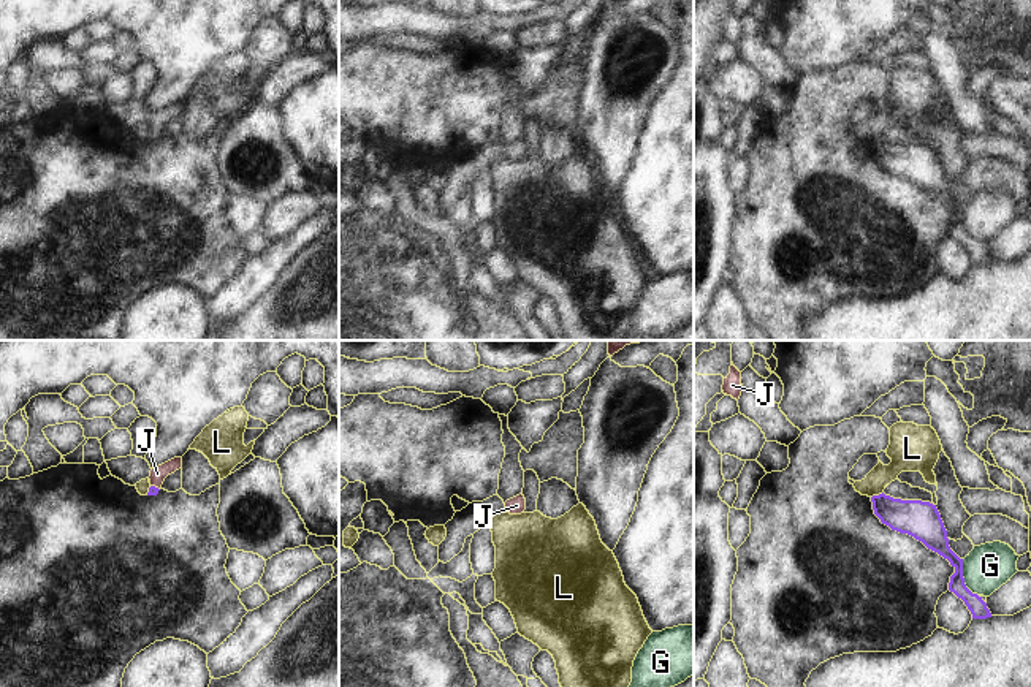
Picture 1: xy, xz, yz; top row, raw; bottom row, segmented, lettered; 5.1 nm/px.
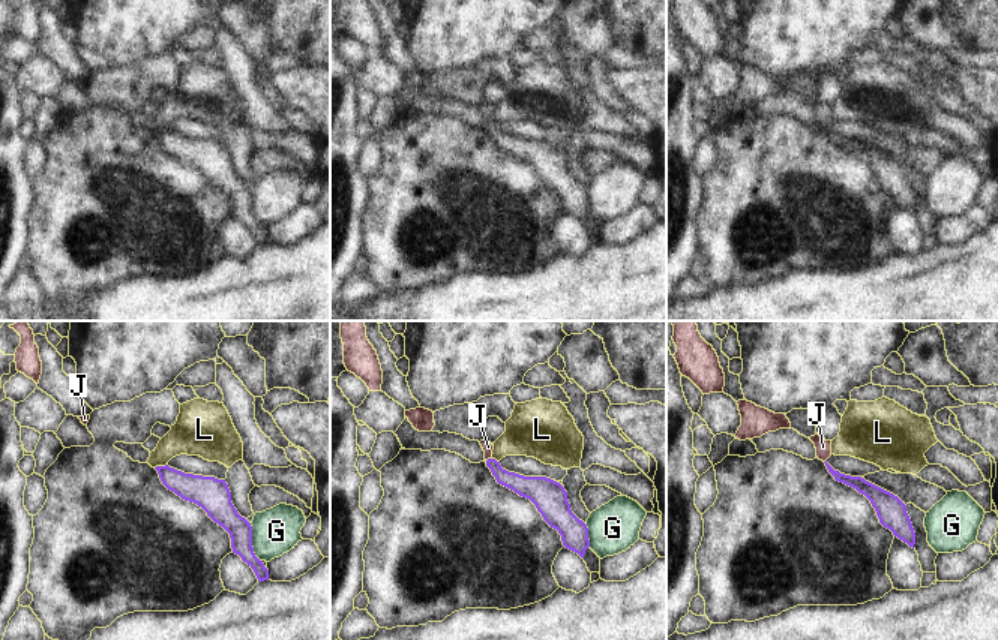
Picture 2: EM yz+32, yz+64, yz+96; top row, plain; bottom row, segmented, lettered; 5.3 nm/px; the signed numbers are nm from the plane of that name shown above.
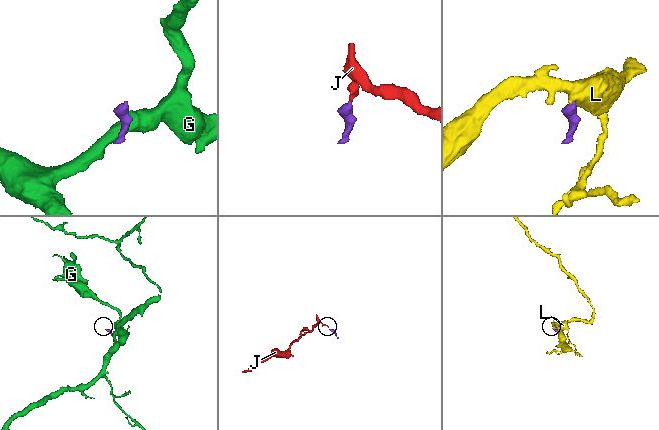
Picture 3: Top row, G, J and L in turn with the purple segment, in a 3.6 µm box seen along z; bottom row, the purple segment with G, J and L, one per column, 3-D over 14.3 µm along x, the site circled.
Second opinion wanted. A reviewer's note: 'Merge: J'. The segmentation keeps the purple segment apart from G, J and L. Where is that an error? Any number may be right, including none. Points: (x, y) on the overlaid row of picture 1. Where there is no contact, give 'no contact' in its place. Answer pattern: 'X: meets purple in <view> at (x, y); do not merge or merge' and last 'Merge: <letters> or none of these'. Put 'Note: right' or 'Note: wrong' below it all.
G: meets purple in yz at (963, 578); do not merge
J: meets purple in xy at (154, 486); merge
L: meets purple in yz at (876, 496); do not merge
Merge: J
Note: right

